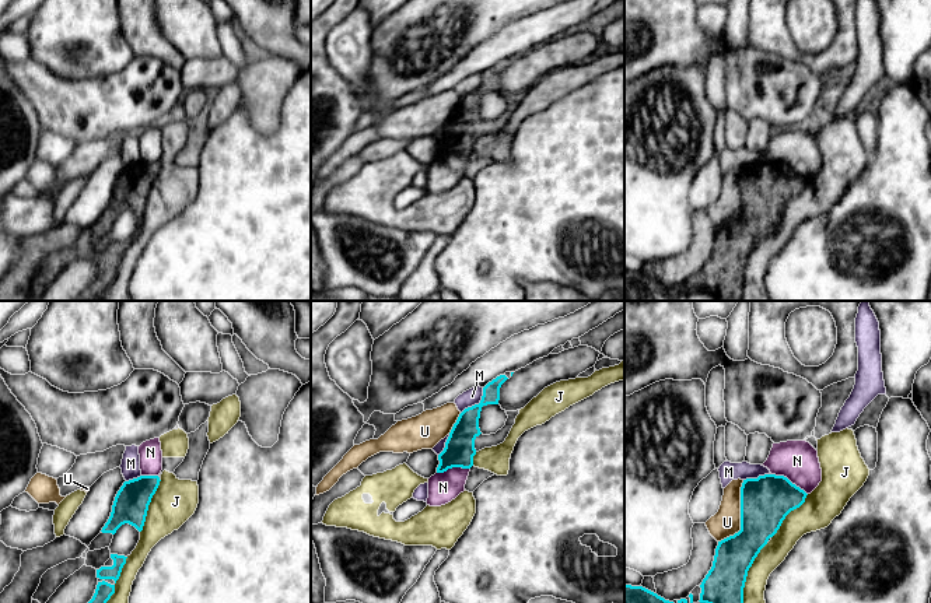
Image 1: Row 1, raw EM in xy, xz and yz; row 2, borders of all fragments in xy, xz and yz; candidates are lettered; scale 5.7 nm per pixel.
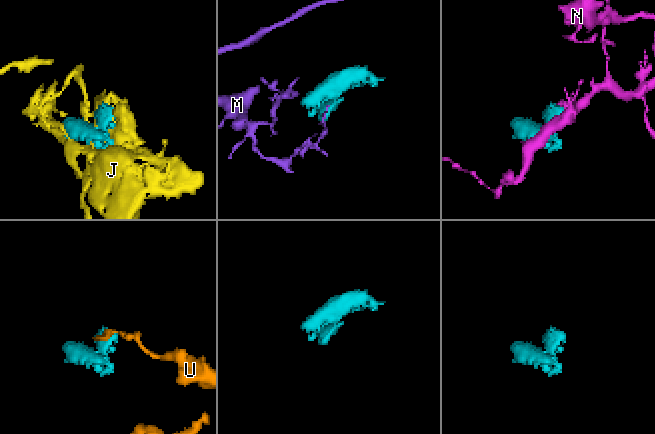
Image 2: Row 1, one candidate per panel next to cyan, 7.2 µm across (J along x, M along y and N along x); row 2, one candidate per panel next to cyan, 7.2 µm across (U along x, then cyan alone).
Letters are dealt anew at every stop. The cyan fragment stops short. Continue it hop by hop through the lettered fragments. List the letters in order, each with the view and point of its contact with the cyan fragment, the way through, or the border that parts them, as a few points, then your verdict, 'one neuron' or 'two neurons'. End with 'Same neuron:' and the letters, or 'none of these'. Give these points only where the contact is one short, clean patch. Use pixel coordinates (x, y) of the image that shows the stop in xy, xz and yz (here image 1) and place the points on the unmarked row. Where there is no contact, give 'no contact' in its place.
J: meets cyan in yz at (745, 265); two neurons
M: meets cyan in xz at (476, 91); two neurons
N: meets cyan in yz at (788, 167); border along yz (772, 160), (786, 162), (807, 181); two neurons
U: meets cyan in yz at (741, 202); two neurons
Same neuron: none of these

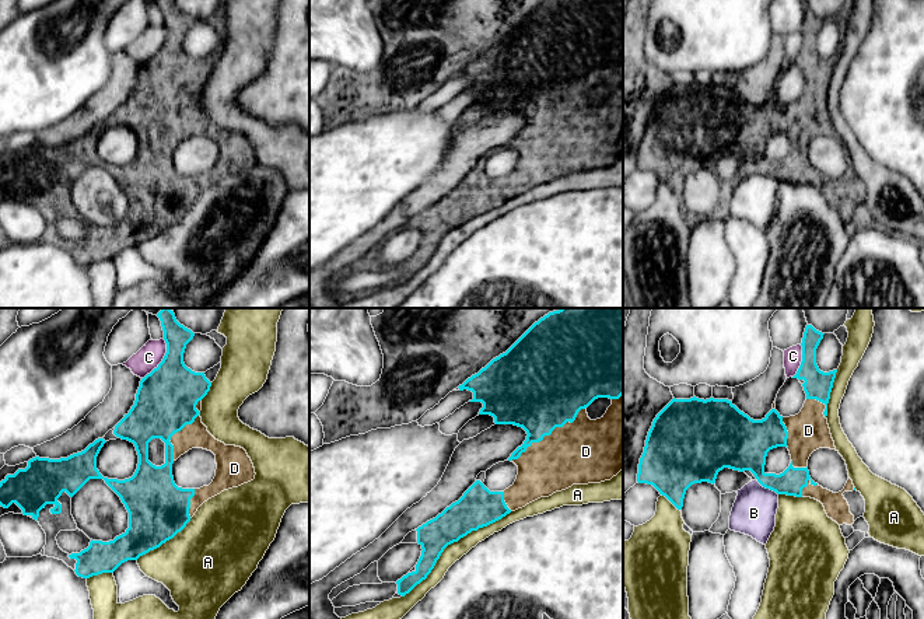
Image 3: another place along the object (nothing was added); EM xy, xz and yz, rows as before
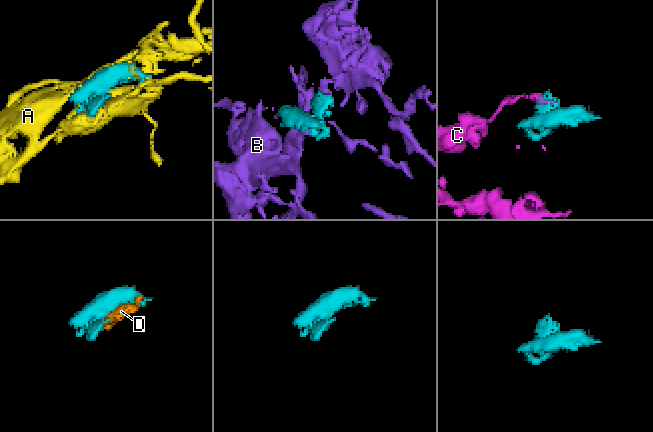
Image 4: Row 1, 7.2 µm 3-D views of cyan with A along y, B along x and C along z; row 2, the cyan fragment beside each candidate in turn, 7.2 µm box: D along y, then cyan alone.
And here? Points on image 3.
A: meets cyan in xz at (451, 228); two neurons
B: meets cyan in yz at (767, 174); two neurons
C: meets cyan in xy at (163, 46); two neurons
D: meets cyan in xz at (549, 121); one neuron
Same neuron: D

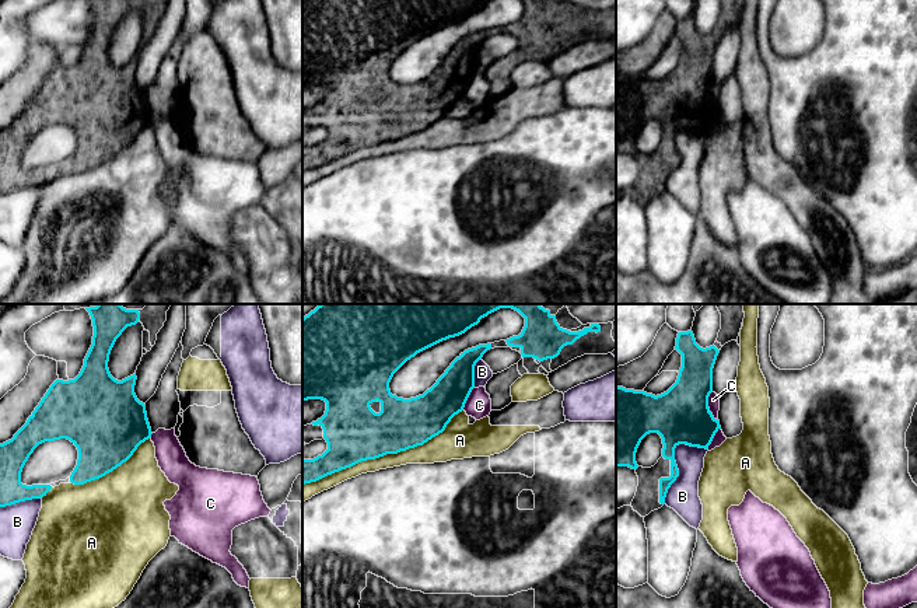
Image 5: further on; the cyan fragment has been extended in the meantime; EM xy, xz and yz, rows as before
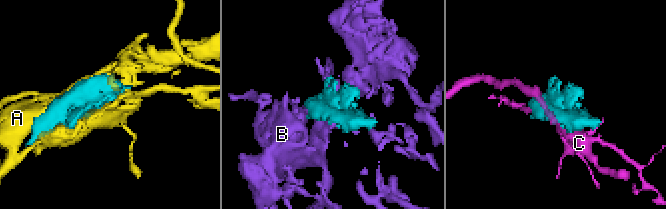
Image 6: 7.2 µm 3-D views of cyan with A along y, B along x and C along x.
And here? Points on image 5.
A: meets cyan in xz at (384, 140); two neurons
B: meets cyan in yz at (674, 146); two neurons
C: meets cyan in yz at (707, 93); border along yz (711, 77), (709, 97), (717, 107); two neurons
Same neuron: none of these

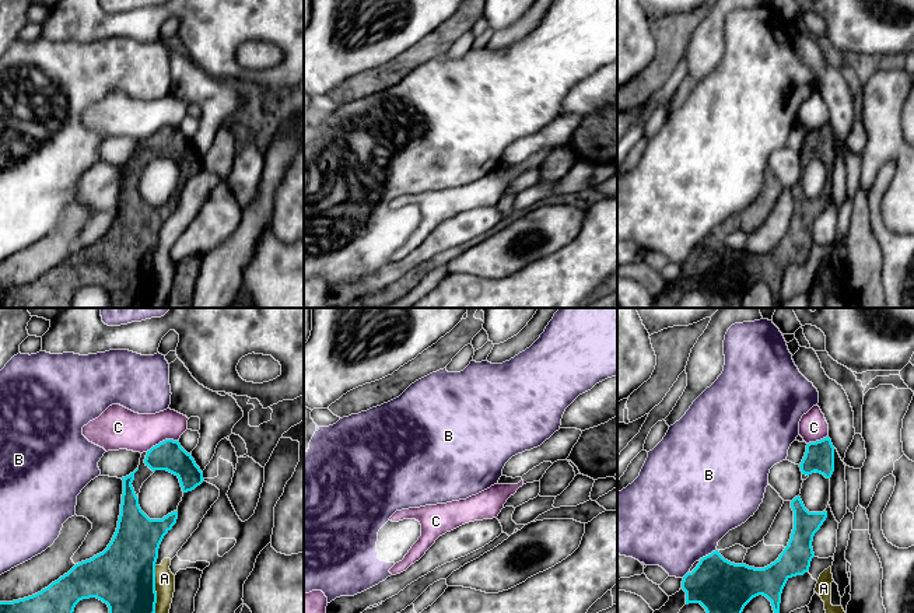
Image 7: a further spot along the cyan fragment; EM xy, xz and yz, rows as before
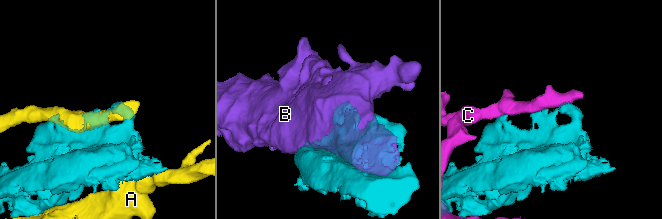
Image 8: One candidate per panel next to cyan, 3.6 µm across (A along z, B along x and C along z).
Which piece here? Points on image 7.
A: meets cyan in xy at (154, 277); border along xy (156, 252), (156, 298), (153, 301); two neurons
B: meets cyan in yz at (708, 241); two neurons
C: meets cyan in xy at (163, 128); two neurons
Same neuron: none of these

